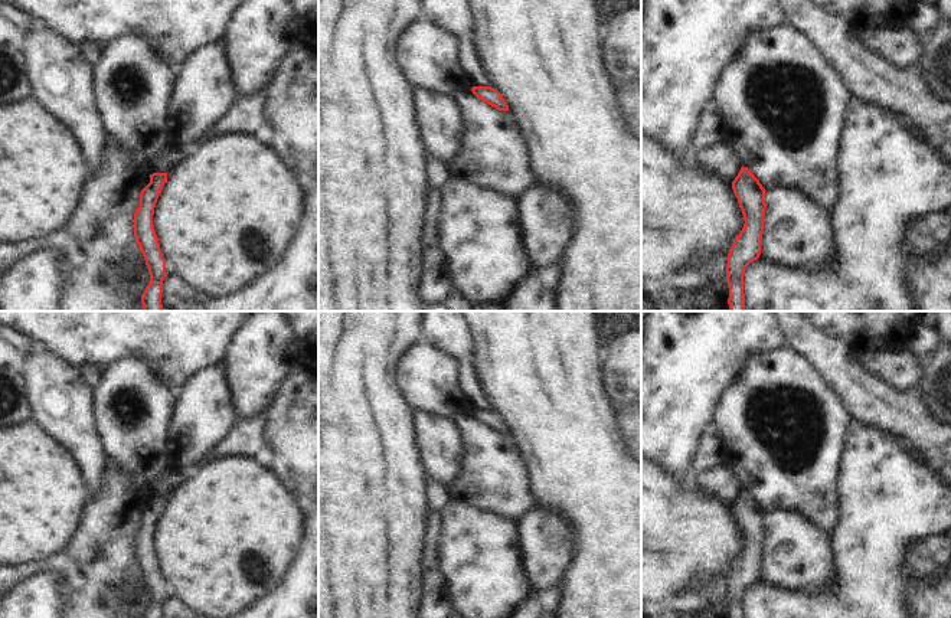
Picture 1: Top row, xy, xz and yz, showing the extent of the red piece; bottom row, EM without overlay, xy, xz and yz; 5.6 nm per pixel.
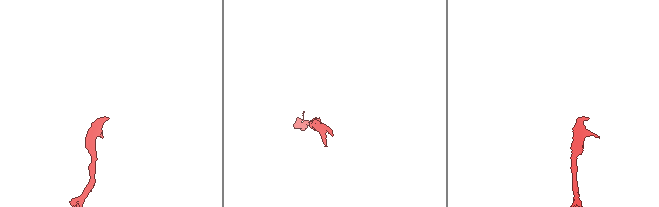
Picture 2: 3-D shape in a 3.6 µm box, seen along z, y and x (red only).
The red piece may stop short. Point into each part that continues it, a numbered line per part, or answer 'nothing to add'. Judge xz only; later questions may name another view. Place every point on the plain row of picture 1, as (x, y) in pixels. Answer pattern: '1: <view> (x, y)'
nothing to add.

